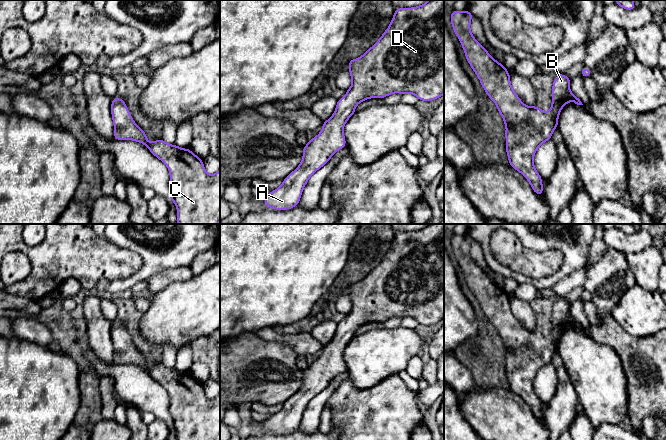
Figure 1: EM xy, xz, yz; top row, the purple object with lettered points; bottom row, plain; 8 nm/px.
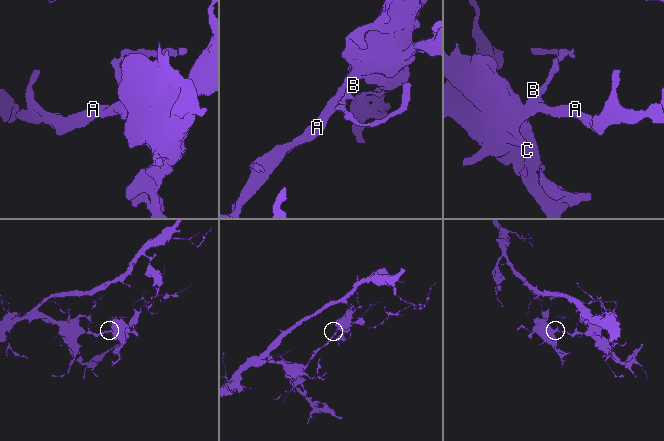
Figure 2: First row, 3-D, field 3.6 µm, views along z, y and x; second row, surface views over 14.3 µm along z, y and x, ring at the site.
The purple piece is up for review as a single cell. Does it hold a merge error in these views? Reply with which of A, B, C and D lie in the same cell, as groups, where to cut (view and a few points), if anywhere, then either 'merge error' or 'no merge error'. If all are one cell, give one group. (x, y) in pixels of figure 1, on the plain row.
A B C D | no cut | no merge error

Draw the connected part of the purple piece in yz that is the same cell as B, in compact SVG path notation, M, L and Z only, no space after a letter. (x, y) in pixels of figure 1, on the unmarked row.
M452 235L450 244L452 252L458 261L466 283L478 300L486 318L496 328L506 350L506 377L509 383L509 389L519 395L530 407L533 415L541 420L544 412L542 410L542 401L534 391L533 381L538 371L544 366L552 363L554 353L558 351L558 341L562 332L569 326L573 325L577 329L583 329L569 312L571 303L564 298L558 297L552 309L552 330L545 337L538 330L526 330L514 316L510 307L510 298L503 288L497 286L472 259L470 247L473 238L468 235Z

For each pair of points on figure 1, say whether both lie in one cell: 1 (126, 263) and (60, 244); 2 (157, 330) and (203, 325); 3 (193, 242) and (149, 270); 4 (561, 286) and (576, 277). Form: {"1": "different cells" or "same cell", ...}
{"1": "same cell", "2": "same cell", "3": "same cell", "4": "same cell"}

